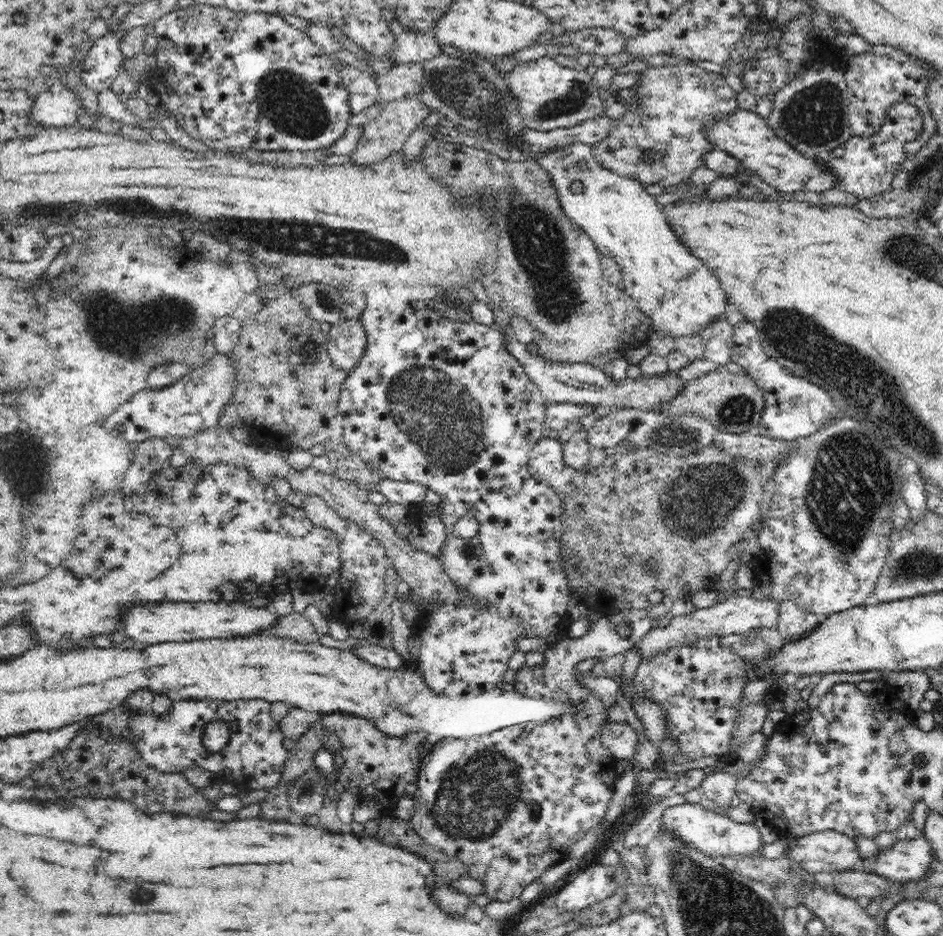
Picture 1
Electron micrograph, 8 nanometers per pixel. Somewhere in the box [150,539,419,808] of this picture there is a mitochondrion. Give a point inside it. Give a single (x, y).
(307, 785)

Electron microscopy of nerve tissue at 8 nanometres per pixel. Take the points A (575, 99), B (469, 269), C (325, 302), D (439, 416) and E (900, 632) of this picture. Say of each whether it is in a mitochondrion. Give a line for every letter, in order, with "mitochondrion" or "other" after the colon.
A: mitochondrion
B: other
C: mitochondrion
D: mitochondrion
E: other

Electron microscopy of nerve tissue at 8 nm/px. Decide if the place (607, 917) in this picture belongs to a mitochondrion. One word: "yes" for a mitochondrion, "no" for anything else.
no

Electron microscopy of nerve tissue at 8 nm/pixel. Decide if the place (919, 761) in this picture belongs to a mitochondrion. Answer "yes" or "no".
no

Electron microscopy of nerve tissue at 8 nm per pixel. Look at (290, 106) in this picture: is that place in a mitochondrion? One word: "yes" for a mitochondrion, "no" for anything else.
yes

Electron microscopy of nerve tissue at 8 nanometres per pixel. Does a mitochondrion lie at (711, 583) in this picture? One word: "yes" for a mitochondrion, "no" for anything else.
no

